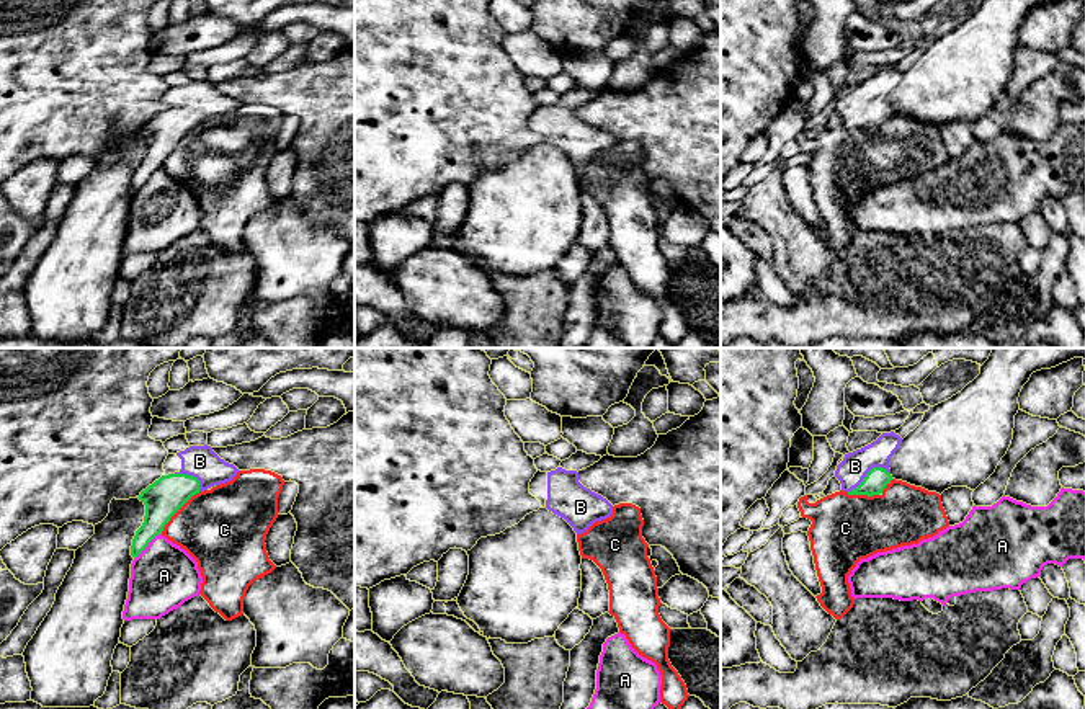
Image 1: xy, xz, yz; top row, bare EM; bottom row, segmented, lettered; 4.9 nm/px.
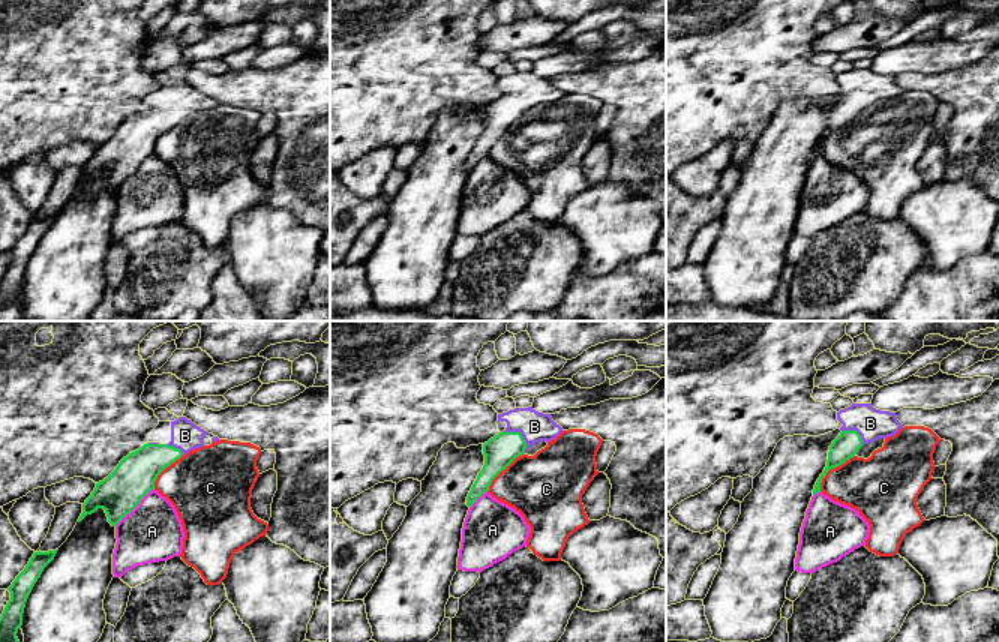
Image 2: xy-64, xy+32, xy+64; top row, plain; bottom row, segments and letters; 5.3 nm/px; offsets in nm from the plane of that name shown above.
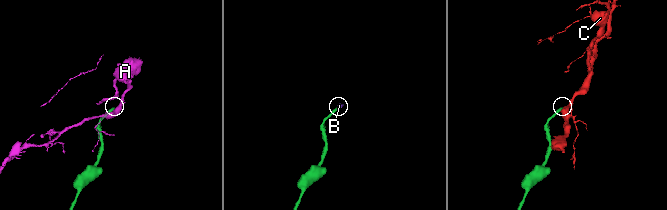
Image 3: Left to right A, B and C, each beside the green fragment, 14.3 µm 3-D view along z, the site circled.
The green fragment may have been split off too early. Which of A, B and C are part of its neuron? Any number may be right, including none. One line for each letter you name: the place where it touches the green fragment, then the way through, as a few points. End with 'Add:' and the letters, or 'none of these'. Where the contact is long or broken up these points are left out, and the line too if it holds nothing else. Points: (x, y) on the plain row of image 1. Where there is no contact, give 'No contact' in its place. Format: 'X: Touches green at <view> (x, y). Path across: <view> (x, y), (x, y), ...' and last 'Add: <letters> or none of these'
B: Touches green at yz (866, 108). Path across: yz (876, 113), (866, 108), (855, 100)
Add: B

